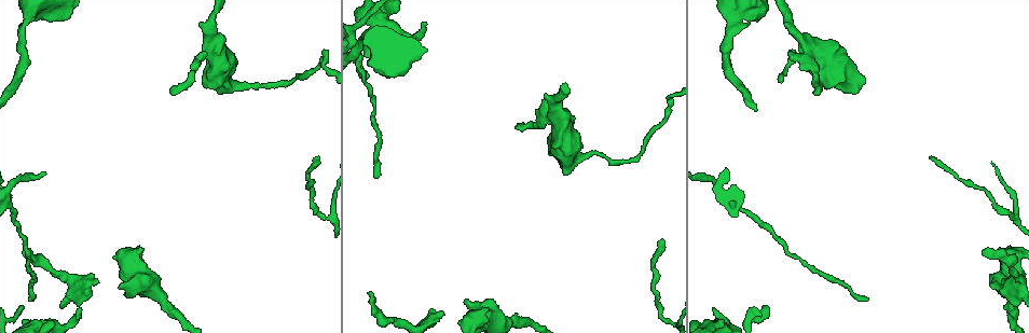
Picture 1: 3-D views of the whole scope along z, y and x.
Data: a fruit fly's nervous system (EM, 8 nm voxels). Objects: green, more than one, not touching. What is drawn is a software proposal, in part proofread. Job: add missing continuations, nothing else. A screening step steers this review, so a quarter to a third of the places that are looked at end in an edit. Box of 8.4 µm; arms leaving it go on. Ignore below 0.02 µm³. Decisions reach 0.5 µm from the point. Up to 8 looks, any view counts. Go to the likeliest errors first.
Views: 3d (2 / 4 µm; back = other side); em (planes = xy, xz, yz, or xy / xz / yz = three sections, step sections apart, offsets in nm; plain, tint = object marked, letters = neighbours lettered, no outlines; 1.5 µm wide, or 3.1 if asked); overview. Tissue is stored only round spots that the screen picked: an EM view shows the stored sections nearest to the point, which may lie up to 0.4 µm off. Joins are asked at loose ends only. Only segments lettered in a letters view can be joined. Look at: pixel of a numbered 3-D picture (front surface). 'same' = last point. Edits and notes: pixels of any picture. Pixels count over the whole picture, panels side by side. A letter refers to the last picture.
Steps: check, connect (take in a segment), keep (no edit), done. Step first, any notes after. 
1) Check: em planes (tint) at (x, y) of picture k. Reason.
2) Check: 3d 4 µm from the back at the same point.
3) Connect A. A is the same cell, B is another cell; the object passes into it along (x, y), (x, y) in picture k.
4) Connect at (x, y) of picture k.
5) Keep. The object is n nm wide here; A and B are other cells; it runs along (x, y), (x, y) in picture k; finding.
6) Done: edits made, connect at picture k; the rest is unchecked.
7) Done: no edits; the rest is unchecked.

Check: 3d 4 µm at (426, 24) of picture 1. Branch stops here.

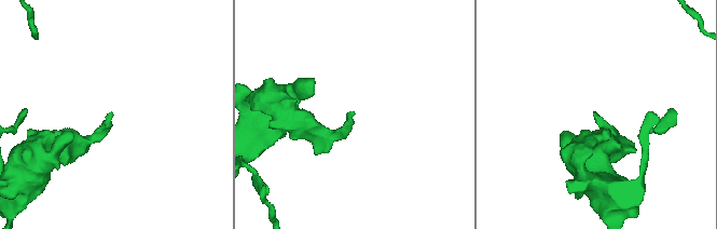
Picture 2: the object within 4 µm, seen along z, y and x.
Check: em planes (letters) at (596, 115) of picture 2.

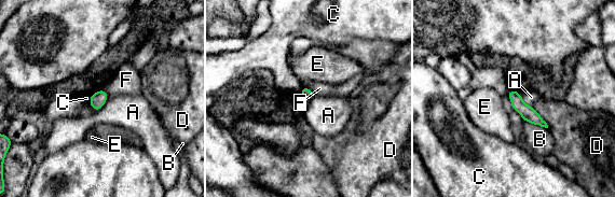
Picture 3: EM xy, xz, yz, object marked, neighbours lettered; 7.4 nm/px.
Keep. A, B, C, D, E and F are other cells; a border runs along (520, 95), (521, 99), (532, 107) in picture 3; no lettered segment goes on from it.

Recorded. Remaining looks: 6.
Check: 3d 4 µm at (983, 250) of picture 1. Branch stops here.

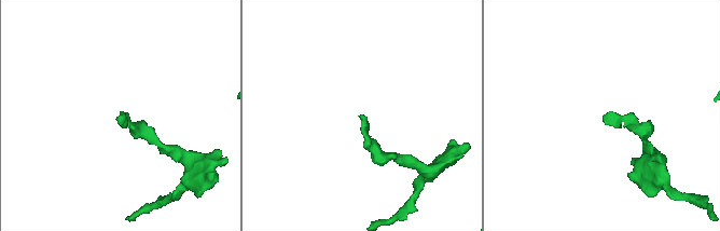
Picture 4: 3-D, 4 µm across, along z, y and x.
Check: em yz step 4 (letters) at (604, 119) of picture 4.

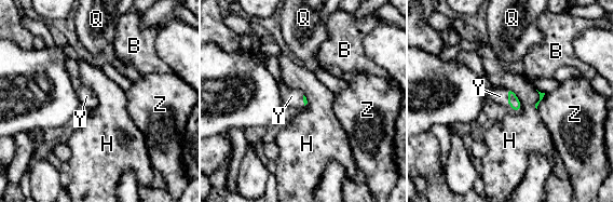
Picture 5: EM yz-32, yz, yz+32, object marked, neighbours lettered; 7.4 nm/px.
Connect Y. Y is the same cell, B, H, Q and Z are other cells; the object passes into it along (515, 104), (508, 98), (500, 96) in picture 5; it goes on there.

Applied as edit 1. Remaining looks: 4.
Check: overview.

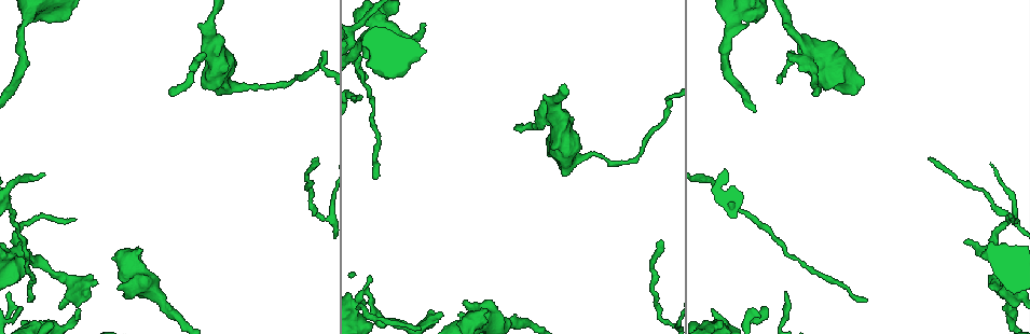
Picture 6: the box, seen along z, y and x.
Check: 3d 2 µm at (865, 301) of picture 6. Tapers out.

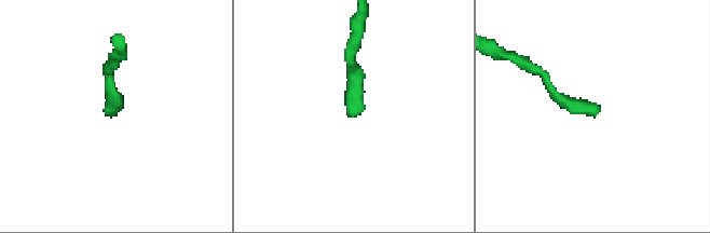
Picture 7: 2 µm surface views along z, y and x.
Check: em xy step 8 (tint) at (356, 115) of picture 7.

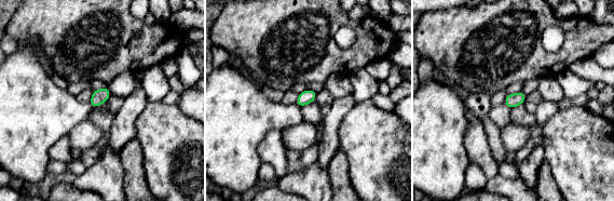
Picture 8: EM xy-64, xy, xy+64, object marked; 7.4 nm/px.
Check: em yz step 8 (letters) at the same point.

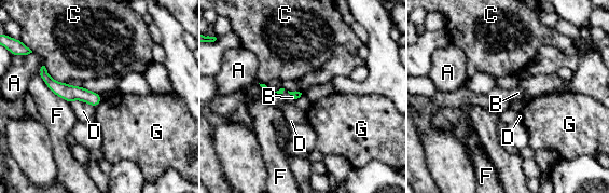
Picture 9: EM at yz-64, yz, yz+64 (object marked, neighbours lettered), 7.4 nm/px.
Keep. A, B, C, D, F and G are other cells; it runs along (43, 70), (59, 90), (97, 100) in picture 9; none of them fits.

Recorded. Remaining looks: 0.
Done: edits made, connect at picture 5; the rest is unchecked.

